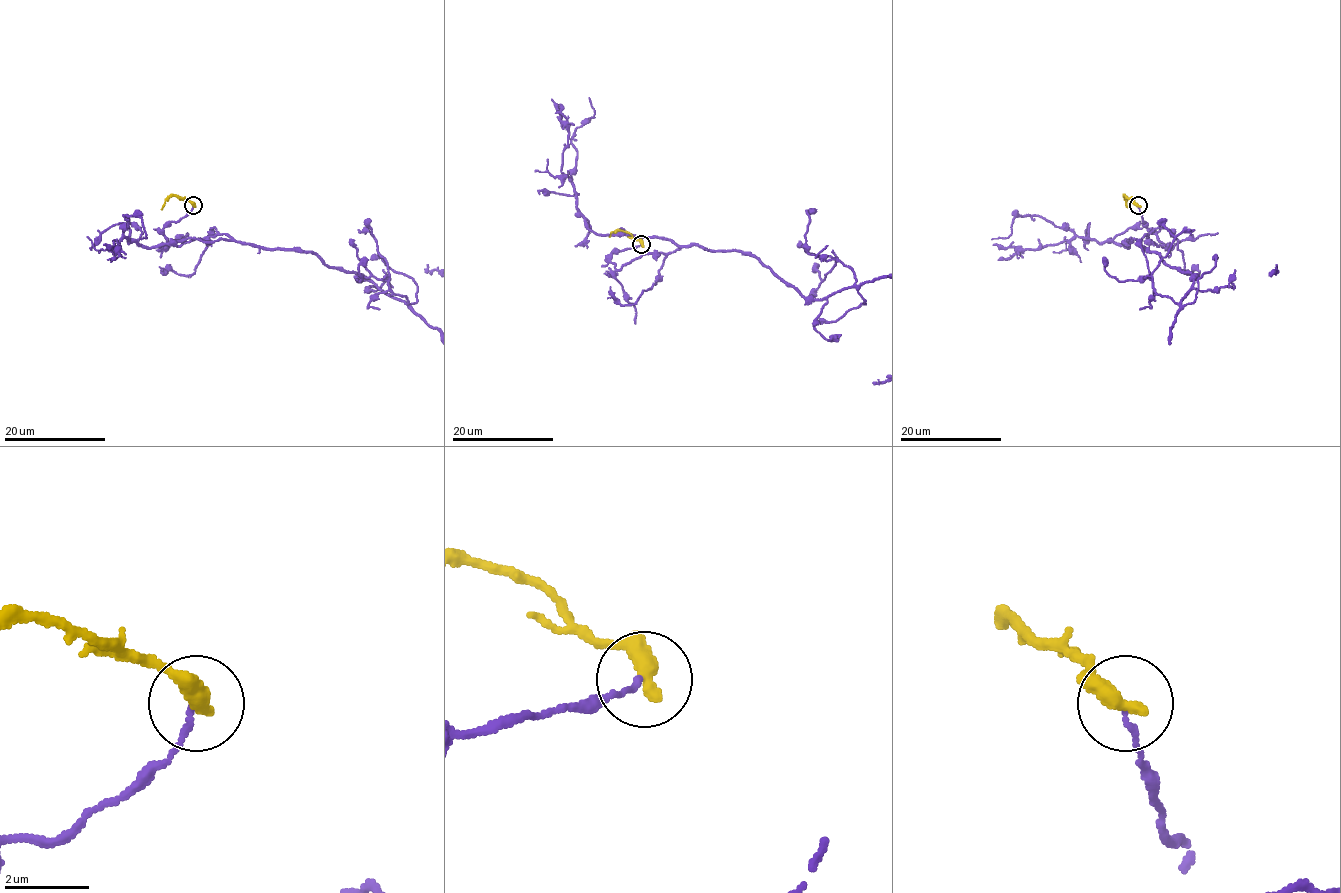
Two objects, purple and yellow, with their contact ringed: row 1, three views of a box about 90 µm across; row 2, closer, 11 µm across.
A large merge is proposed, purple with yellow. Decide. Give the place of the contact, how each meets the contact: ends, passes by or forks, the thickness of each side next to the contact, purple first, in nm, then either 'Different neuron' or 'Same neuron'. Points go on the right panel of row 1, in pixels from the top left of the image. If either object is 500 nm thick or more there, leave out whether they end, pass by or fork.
Place: (1138, 205). At the ring purple ends. At the ring yellow ends. Thickness 120 nm (purple) against 480 nm. Different neuron

